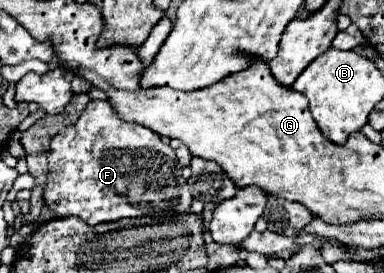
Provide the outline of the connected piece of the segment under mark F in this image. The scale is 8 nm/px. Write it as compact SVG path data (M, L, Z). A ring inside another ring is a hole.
M90 101L80 119L52 139L48 161L50 161L50 173L44 191L46 205L58 217L76 215L88 225L118 221L124 217L174 217L188 213L194 199L182 177L182 167L172 147L162 143L160 135L154 133L152 129L138 123L122 121L108 101ZM132 175L138 179L144 177L144 185L132 187L130 185Z

